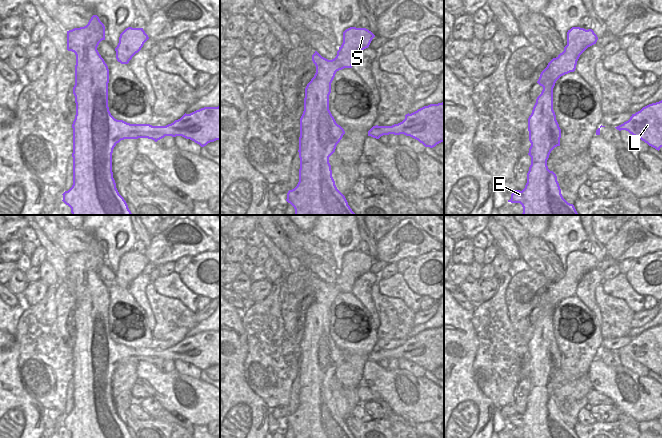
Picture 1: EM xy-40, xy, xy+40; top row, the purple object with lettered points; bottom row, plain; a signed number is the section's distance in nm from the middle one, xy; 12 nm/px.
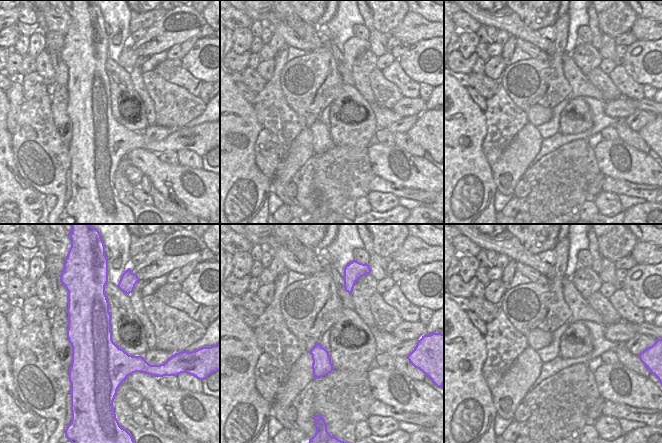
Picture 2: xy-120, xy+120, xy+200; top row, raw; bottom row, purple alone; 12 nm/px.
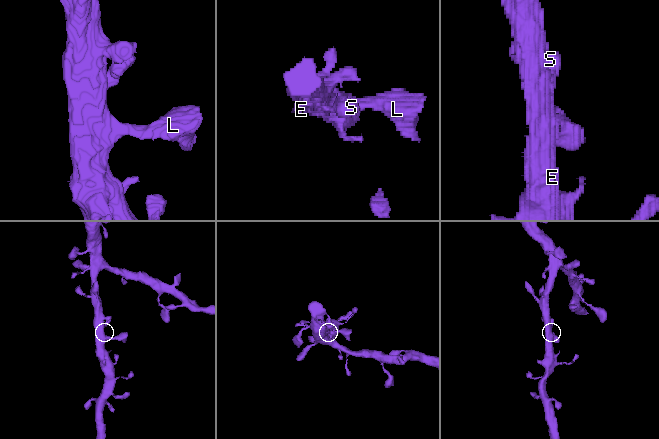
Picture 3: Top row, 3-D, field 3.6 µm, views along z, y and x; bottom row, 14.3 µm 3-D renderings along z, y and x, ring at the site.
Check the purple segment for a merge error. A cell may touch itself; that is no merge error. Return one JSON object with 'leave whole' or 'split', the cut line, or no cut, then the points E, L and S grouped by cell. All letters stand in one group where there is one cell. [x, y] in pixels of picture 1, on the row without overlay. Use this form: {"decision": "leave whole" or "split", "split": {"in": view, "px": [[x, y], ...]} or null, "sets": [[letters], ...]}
{"decision": "leave whole", "split": null, "sets": [["E", "L", "S"]]}

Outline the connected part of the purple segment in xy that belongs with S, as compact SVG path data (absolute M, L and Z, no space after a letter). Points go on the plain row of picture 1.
M350 251L343 256L343 267L334 283L328 284L317 275L312 279L316 297L305 312L304 335L300 342L299 406L294 413L288 415L286 423L294 431L295 438L355 438L332 401L329 381L335 376L345 355L336 347L329 334L329 319L336 296L352 292L356 279L368 272L374 261L366 252Z

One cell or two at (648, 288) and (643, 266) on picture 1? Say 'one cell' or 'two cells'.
one cell

